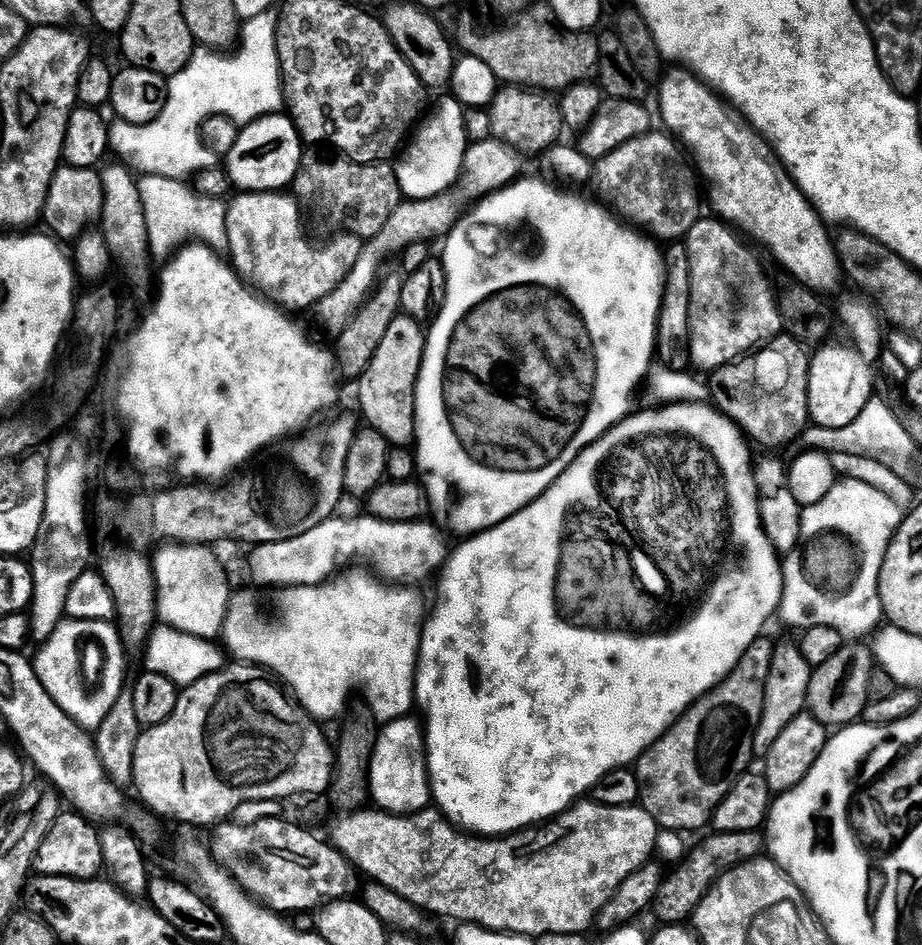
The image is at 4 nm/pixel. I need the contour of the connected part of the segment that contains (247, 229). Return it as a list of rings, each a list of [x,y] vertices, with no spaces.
[[[275,191],[246,192],[237,195],[237,200],[228,204],[226,214],[227,251],[232,252],[231,263],[240,279],[251,285],[261,297],[267,298],[273,305],[289,313],[300,312],[303,308],[312,310],[320,303],[320,300],[335,291],[350,274],[350,270],[354,270],[354,266],[360,263],[365,241],[358,236],[339,235],[329,246],[328,256],[323,256],[318,249],[308,245],[308,240],[300,229],[300,208],[290,197],[284,195],[288,194]]]

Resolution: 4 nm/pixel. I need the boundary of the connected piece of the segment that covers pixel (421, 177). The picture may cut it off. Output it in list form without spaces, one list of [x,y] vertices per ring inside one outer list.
[[[451,94],[445,96],[440,109],[415,129],[402,155],[395,161],[394,167],[400,190],[407,199],[425,200],[427,196],[442,195],[461,178],[465,152],[470,147],[470,141],[464,129],[464,108],[455,96]]]

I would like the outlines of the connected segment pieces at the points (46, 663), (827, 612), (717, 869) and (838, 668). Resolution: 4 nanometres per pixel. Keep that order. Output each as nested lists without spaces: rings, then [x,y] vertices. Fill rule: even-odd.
[[[64,618],[58,623],[47,642],[40,647],[40,652],[33,659],[34,670],[45,690],[50,694],[63,712],[70,715],[86,730],[99,729],[106,714],[113,709],[117,698],[124,691],[124,674],[126,672],[126,649],[119,629],[108,620],[73,620]],[[82,639],[99,640],[106,654],[106,674],[103,676],[98,690],[86,693],[85,683],[76,680],[76,674],[70,672],[80,662],[78,646]]]
[[[844,478],[835,483],[829,493],[816,505],[805,507],[800,513],[800,518],[800,544],[812,544],[812,542],[826,540],[828,532],[824,532],[822,528],[833,528],[833,530],[846,530],[846,534],[850,532],[850,536],[854,536],[862,544],[862,548],[856,550],[856,556],[850,556],[850,578],[846,578],[842,582],[842,586],[840,586],[840,592],[844,592],[844,598],[826,596],[824,592],[820,592],[822,588],[826,588],[826,586],[830,586],[830,584],[834,584],[838,580],[816,580],[816,578],[810,576],[810,570],[808,570],[806,580],[804,580],[802,578],[804,561],[799,558],[785,559],[782,564],[784,570],[784,597],[780,600],[779,619],[784,619],[790,627],[800,628],[799,630],[807,630],[814,626],[828,626],[840,632],[840,635],[845,638],[866,638],[862,636],[868,635],[868,637],[871,637],[881,627],[882,621],[885,619],[884,607],[880,601],[880,571],[882,570],[882,562],[886,558],[886,550],[892,541],[892,535],[900,529],[901,510],[886,494],[882,494],[874,486],[867,485],[864,481]]]
[[[713,831],[696,849],[689,851],[684,859],[656,889],[654,913],[661,925],[683,925],[695,913],[696,907],[706,898],[720,877],[739,864],[757,859],[765,851],[766,840],[760,832],[717,832]]]
[[[862,642],[845,644],[830,661],[813,669],[808,691],[809,713],[828,728],[841,728],[855,723],[869,702],[873,670],[876,670],[875,656],[869,645]]]

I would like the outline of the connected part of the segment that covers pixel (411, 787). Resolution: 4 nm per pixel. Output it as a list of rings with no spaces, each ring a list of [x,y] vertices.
[[[413,718],[390,720],[383,725],[380,737],[375,737],[374,749],[370,756],[371,799],[376,800],[375,807],[393,814],[411,814],[423,812],[433,803],[432,782],[428,774],[428,758],[426,755],[426,732]]]

